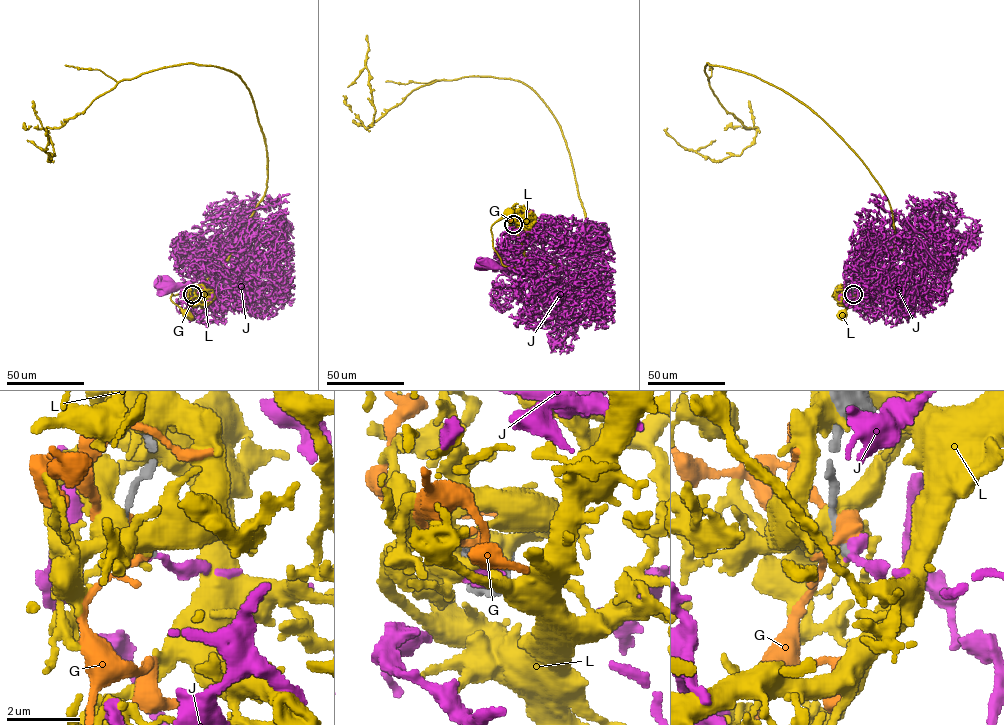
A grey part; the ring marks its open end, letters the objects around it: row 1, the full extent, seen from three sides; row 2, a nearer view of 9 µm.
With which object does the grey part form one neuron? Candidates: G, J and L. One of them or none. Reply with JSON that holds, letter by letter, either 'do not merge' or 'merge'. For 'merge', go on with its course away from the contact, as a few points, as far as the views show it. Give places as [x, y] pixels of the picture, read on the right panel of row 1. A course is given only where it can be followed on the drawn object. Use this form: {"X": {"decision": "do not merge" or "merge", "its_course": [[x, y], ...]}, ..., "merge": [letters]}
{"G": {"decision": "do not merge"}, "J": {"decision": "merge", "its_course": [[852, 295], [876, 293], [902, 277], [912, 263], [905, 251], [908, 243], [905, 269], [891, 287]]}, "L": {"decision": "do not merge"}, "merge": ["J"]}

